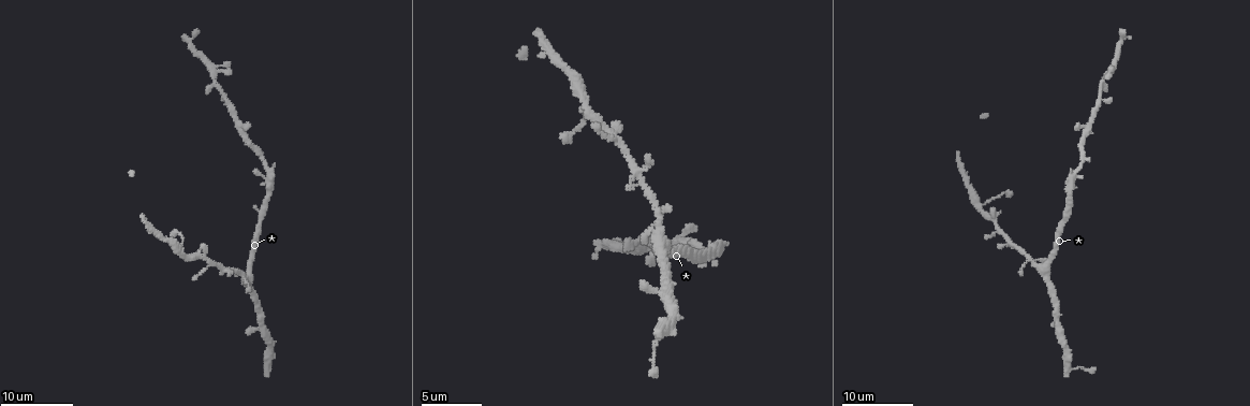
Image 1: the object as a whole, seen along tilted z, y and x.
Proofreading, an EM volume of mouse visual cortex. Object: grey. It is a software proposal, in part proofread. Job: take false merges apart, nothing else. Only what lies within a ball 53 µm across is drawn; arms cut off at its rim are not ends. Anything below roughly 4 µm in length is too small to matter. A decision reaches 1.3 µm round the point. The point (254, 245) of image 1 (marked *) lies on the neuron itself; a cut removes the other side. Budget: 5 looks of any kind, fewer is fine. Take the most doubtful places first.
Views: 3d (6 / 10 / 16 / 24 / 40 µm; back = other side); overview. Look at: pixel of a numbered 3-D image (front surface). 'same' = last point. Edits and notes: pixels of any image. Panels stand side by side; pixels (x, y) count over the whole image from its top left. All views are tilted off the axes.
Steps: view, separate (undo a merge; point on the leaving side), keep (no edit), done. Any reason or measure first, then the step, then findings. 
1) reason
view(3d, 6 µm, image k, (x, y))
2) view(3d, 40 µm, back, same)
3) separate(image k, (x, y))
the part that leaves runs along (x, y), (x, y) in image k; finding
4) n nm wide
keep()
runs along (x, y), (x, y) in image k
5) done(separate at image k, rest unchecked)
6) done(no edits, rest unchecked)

two arms in line, one across
view(3d, 16 µm, image 1, (182, 250))

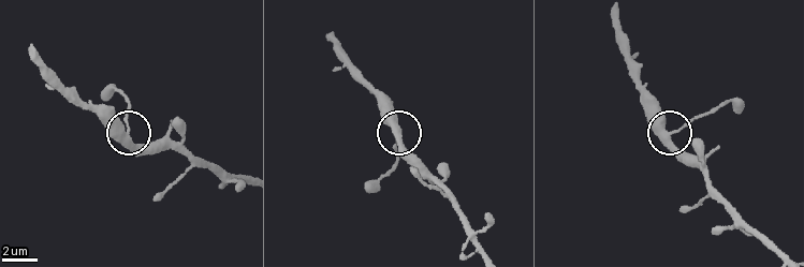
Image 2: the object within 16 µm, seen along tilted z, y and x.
view(3d, 6 µm, image 2, (670, 135))

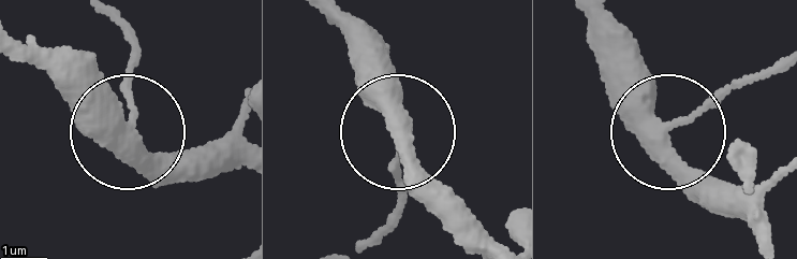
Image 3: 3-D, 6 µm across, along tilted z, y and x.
310 nm wide
keep()
runs along (764, 240), (710, 199), (668, 128), (785, 66) in image 3; continuous, no second neuron

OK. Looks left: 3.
view(3d, 16 µm, image 1, (1036, 268))

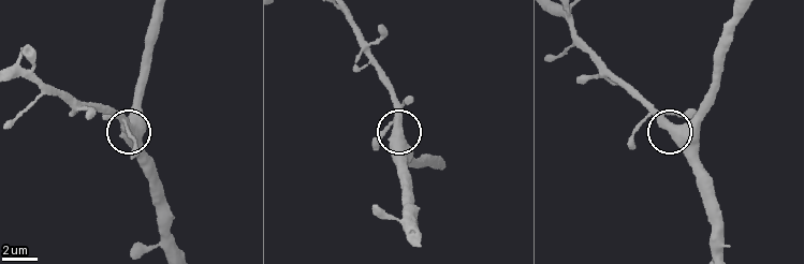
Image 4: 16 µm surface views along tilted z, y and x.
view(3d, 10 µm, image 4, (396, 134))

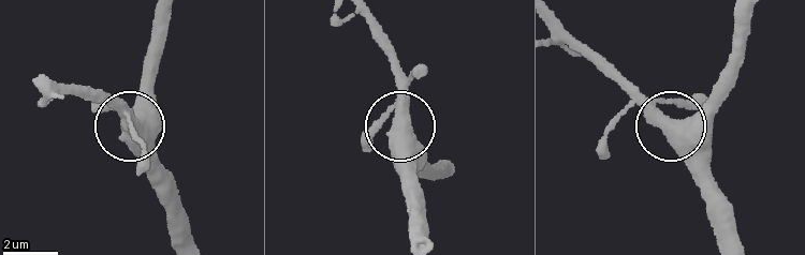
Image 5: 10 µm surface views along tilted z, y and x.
keep()
all the same neuron

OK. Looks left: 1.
done(no edits, rest unchecked)

